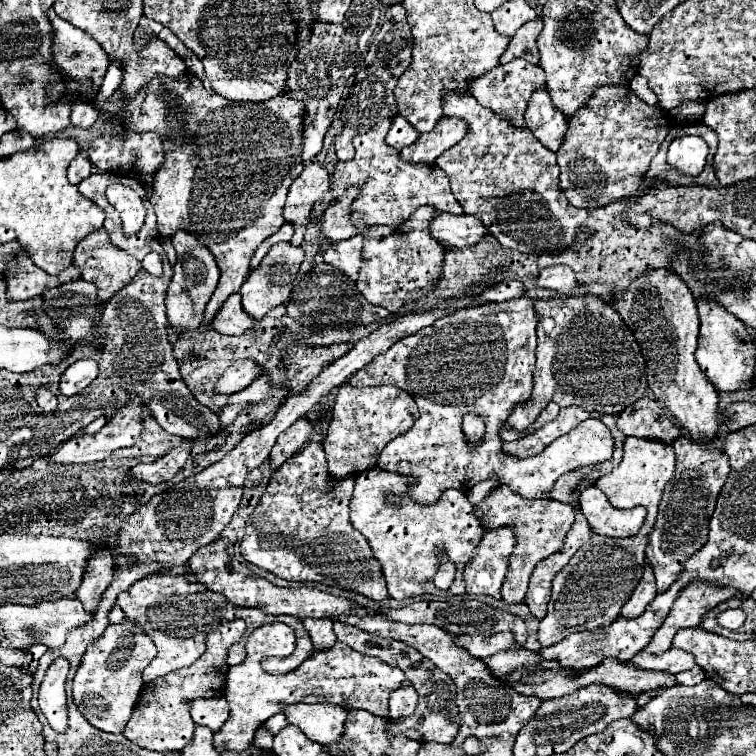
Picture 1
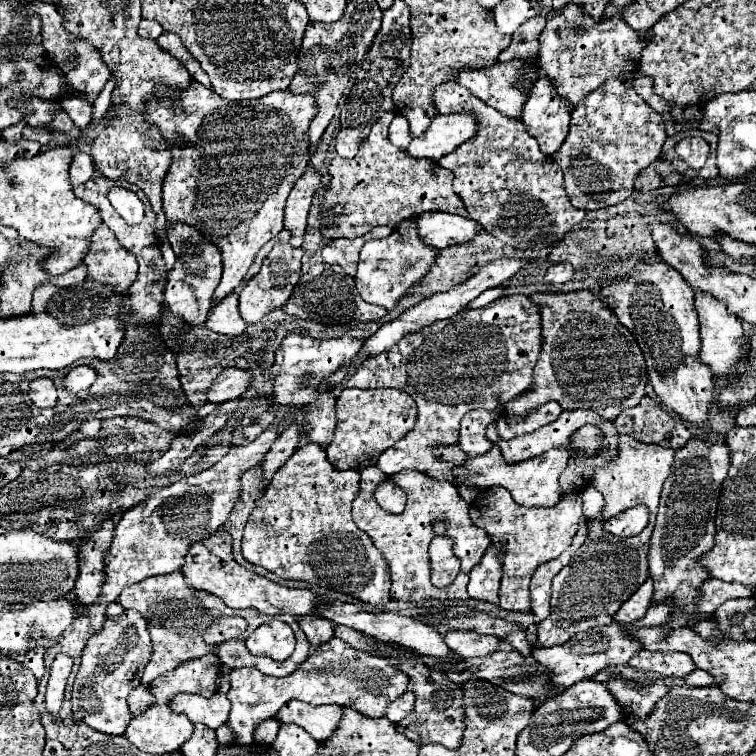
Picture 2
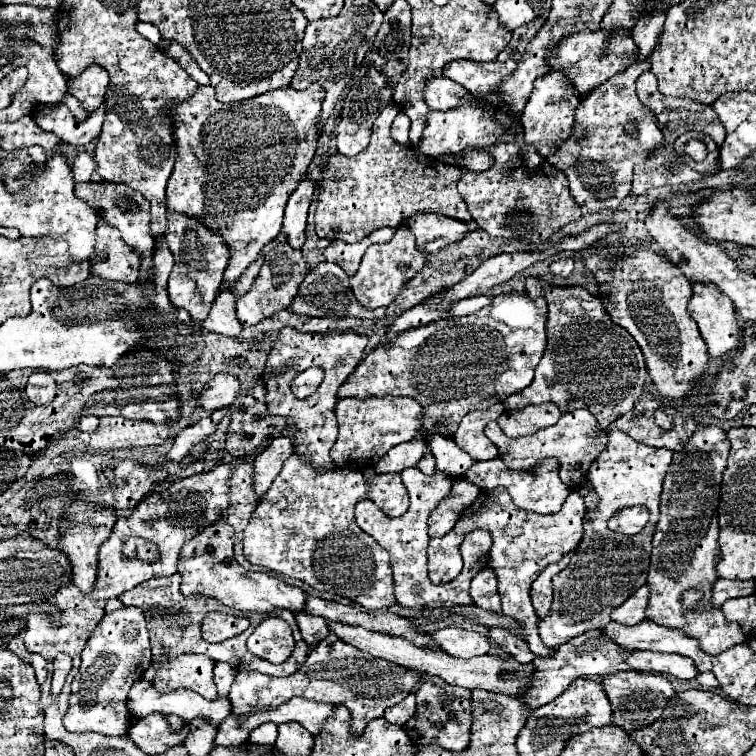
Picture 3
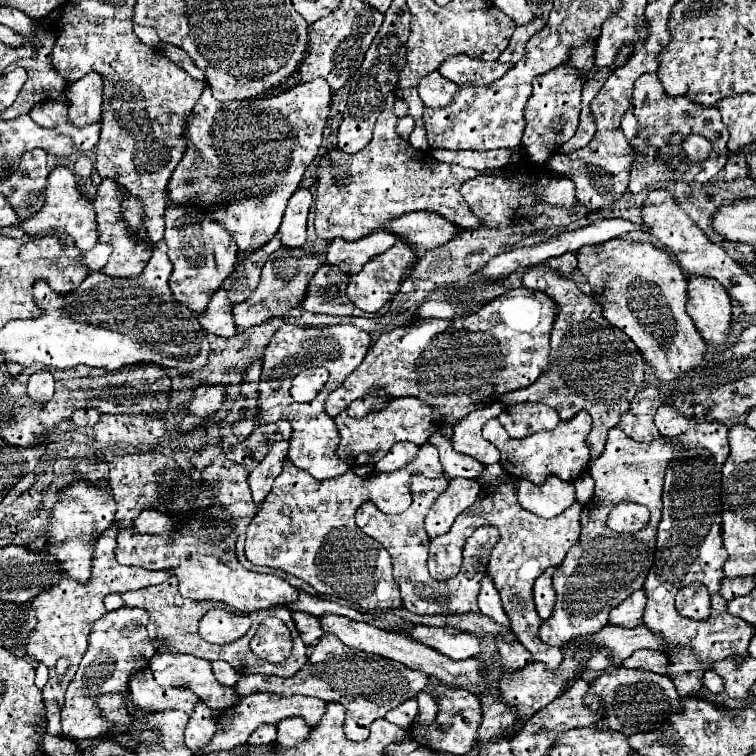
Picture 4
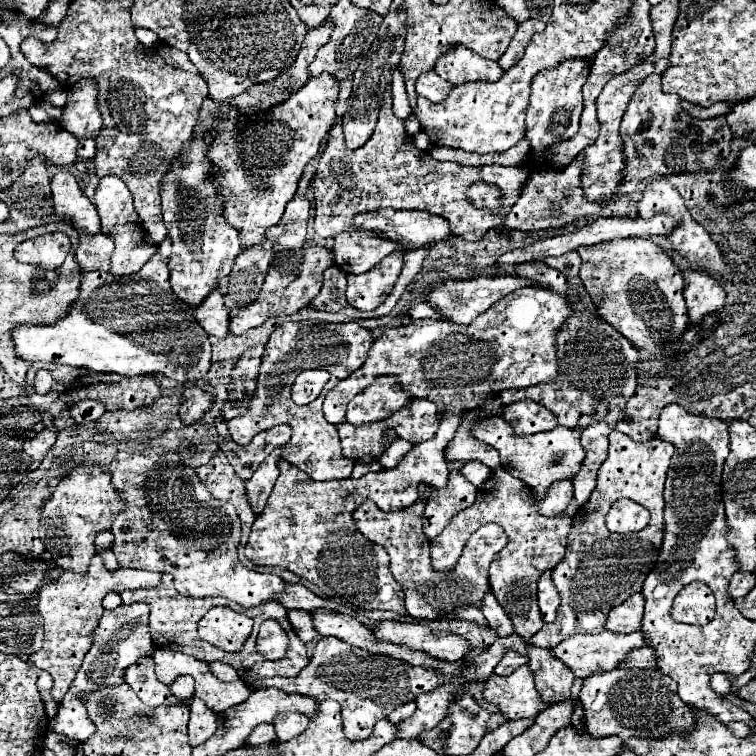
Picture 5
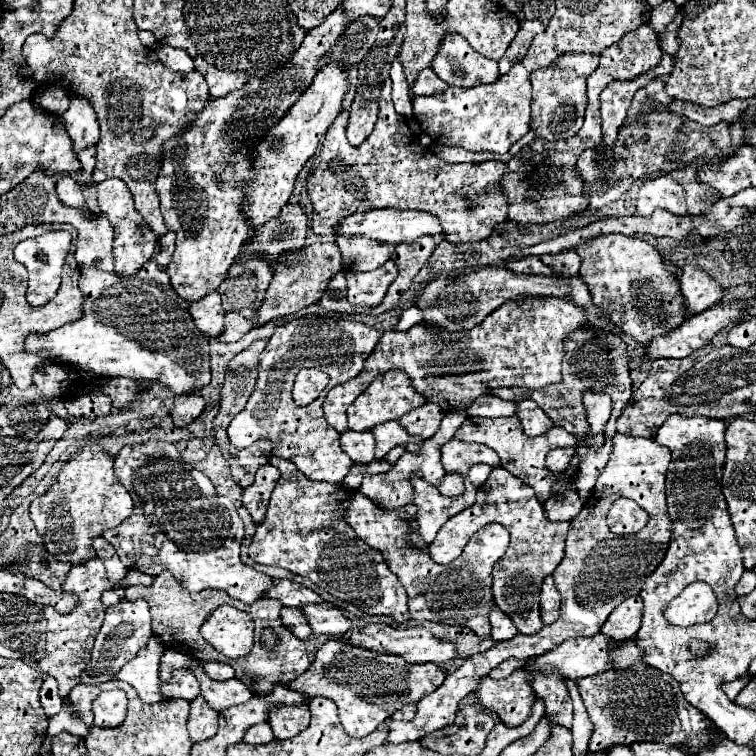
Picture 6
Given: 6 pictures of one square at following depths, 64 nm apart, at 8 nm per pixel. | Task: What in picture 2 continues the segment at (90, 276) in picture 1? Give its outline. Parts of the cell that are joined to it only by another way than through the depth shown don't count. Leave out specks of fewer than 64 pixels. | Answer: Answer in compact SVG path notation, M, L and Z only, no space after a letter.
M100 226L90 244L90 252L84 258L88 266L88 278L112 286L116 292L128 290L136 280L138 262L116 238L108 226Z

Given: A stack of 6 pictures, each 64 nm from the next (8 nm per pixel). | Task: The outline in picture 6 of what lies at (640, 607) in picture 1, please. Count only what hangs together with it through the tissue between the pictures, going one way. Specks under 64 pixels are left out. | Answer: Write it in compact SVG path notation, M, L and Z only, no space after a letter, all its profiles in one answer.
M632 596L608 616L600 632L612 640L630 640L638 632L640 620L642 620L642 600L640 596Z

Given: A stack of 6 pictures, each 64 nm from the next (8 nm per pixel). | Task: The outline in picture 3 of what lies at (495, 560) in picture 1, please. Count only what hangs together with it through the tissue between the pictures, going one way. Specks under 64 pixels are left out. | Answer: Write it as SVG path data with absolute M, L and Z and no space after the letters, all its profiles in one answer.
M486 566L482 572L478 572L474 576L474 580L470 584L470 594L472 594L476 606L496 612L496 614L502 614L500 596L496 590L496 574L490 566Z

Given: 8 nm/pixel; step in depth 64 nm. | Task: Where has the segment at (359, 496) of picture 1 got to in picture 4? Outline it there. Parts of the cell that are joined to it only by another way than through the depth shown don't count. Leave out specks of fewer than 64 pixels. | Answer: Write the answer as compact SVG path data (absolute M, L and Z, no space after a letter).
M412 476L412 504L406 512L390 516L390 514L380 512L372 502L364 502L356 510L356 526L364 534L368 534L376 542L380 542L392 556L394 580L400 586L404 608L412 614L464 614L464 612L480 614L476 598L478 598L480 582L488 570L490 552L498 544L500 534L494 526L478 528L466 540L466 556L464 556L460 572L444 583L434 580L428 572L428 542L430 542L430 538L424 530L424 516L430 510L430 506L434 504L434 500L438 498L438 494L442 494L446 488L448 488L446 478L430 480L424 476Z

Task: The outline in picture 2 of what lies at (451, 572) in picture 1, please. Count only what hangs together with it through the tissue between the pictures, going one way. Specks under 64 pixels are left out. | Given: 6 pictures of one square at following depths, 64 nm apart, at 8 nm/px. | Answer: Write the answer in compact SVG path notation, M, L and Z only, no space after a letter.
M436 536L428 548L430 568L432 568L432 584L436 588L444 588L460 572L460 560L452 552L452 540L448 536Z

